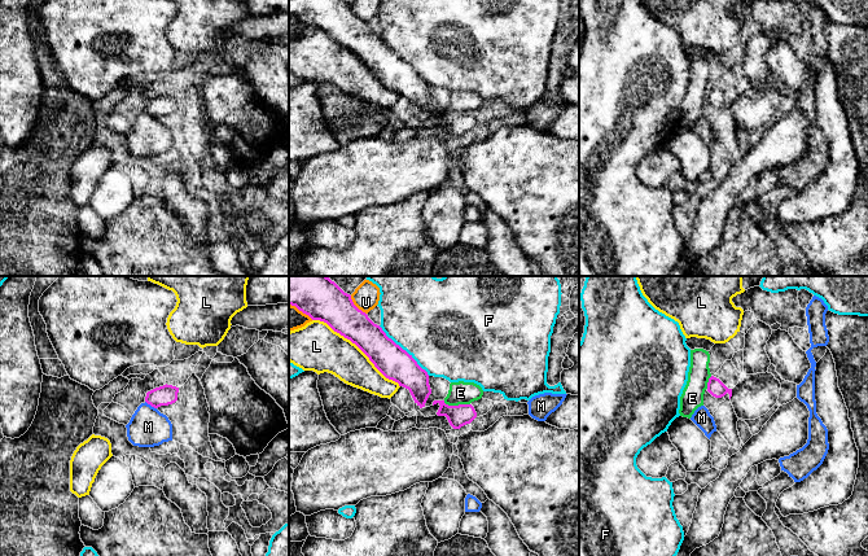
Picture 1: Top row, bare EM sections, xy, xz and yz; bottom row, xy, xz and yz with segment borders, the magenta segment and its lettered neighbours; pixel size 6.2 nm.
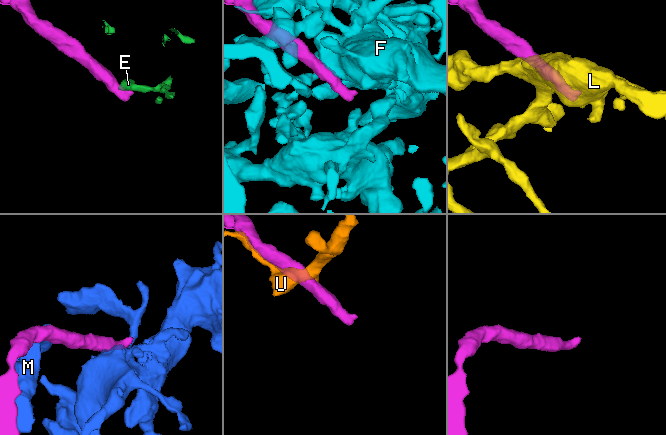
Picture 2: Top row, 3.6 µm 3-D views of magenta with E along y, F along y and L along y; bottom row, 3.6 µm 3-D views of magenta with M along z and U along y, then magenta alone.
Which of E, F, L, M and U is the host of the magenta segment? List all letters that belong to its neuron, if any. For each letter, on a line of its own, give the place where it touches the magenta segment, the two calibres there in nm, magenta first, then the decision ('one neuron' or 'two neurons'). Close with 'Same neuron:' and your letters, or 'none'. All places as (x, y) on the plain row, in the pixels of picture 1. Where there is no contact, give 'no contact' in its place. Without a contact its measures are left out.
E: meets magenta in xz at (456, 115); 140 nm thick on the magenta side, 140 nm on the other; two neurons
F: meets magenta in xz at (402, 58); 200 nm thick on the magenta side, 460 nm on the other; two neurons
L: meets magenta in xz at (358, 56); 220 nm thick on the magenta side, 300 nm on the other; two neurons
M: meets magenta in xy at (150, 114); 130 nm thick on the magenta side, 240 nm on the other; two neurons
U: meets magenta in xz at (355, 16); 220 nm thick on the magenta side, 130 nm on the other; two neurons
Same neuron: none

